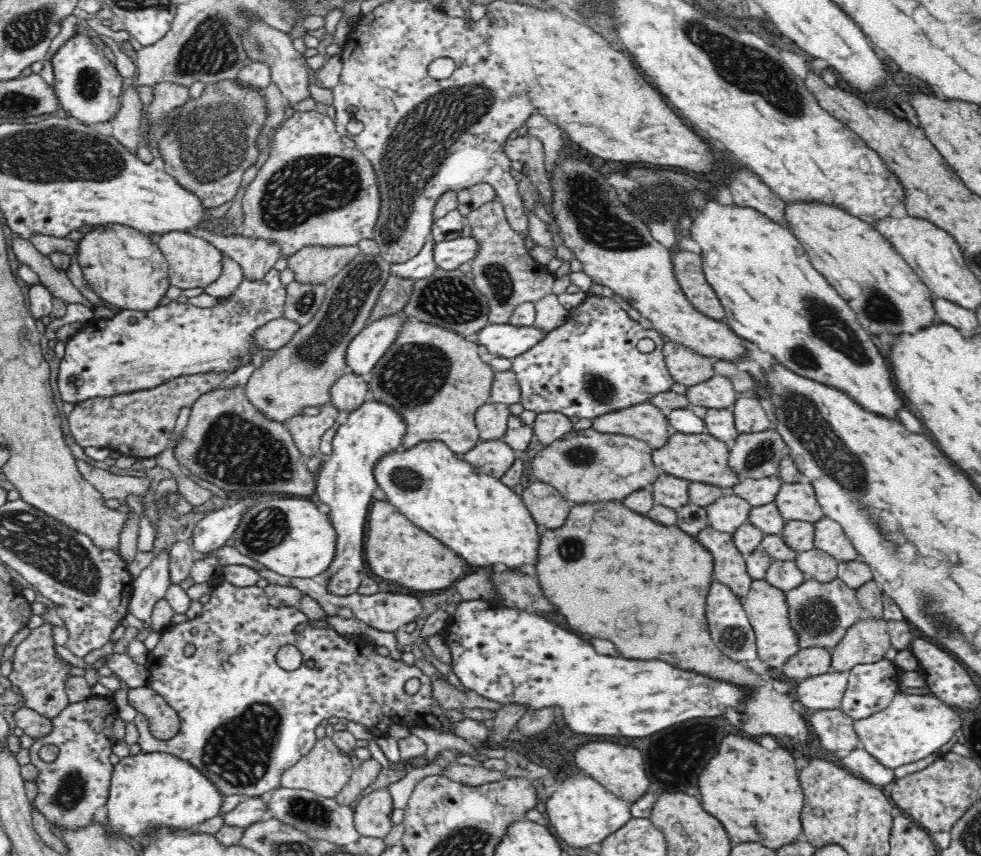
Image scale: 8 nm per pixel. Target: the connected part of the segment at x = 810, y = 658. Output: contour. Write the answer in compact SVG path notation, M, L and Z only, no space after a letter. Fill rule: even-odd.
M822 647L800 649L780 667L780 670L787 680L794 678L800 682L812 676L830 673L831 656L828 649Z

